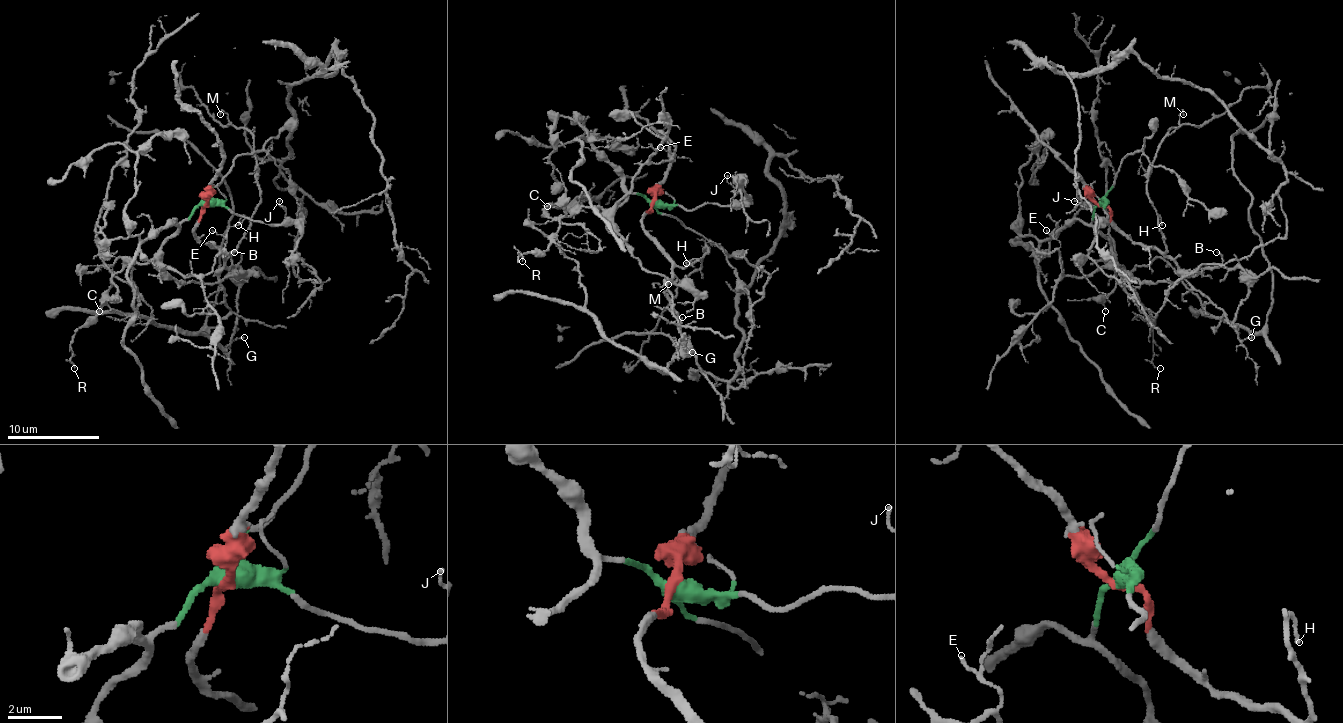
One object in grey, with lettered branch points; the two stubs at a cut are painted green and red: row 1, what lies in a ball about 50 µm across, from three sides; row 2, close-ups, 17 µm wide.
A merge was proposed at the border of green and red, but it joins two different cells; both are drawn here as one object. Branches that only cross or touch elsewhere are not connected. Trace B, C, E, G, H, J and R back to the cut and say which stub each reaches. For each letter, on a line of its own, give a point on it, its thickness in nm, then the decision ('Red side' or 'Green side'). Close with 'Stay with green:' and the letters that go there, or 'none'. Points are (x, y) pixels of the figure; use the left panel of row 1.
B: Place: (234, 252). Thickness 140 nm. Red side
C: Place: (99, 311). Thickness 120 nm. Green side
E: Place: (212, 230). Thickness 90 nm. Green side
G: Place: (244, 337). Thickness 130 nm. Red side
H: Place: (238, 225). Thickness 110 nm. Red side
J: Place: (279, 201). Thickness 110 nm. Green side
R: Place: (74, 368). Thickness 110 nm. Green side
Stay with green: C, E, J, R

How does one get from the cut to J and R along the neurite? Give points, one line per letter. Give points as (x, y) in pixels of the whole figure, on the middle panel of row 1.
J: (653, 201), (676, 203), (683, 210), (707, 203), (730, 206), (734, 187), (727, 176)
R: (653, 201), (630, 192), (614, 210), (593, 206), (563, 215), (554, 240), (545, 250), (519, 254), (521, 261)

